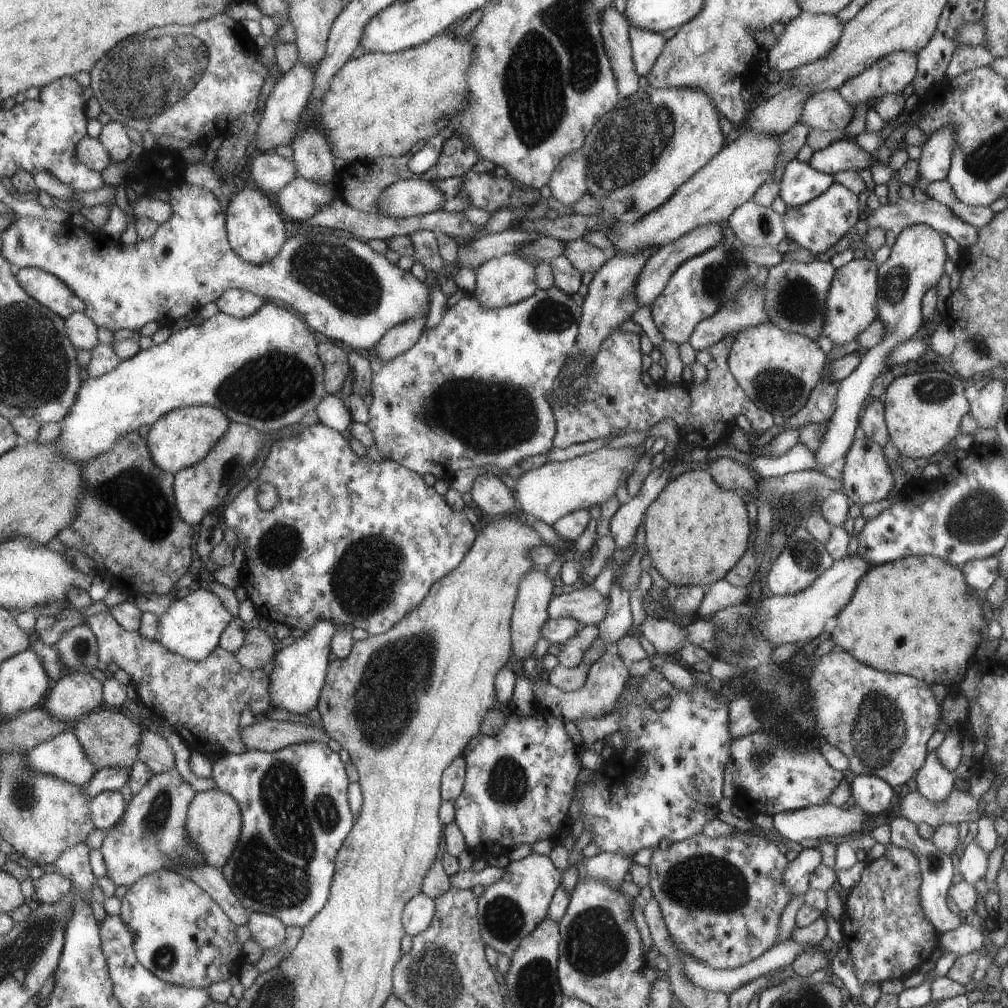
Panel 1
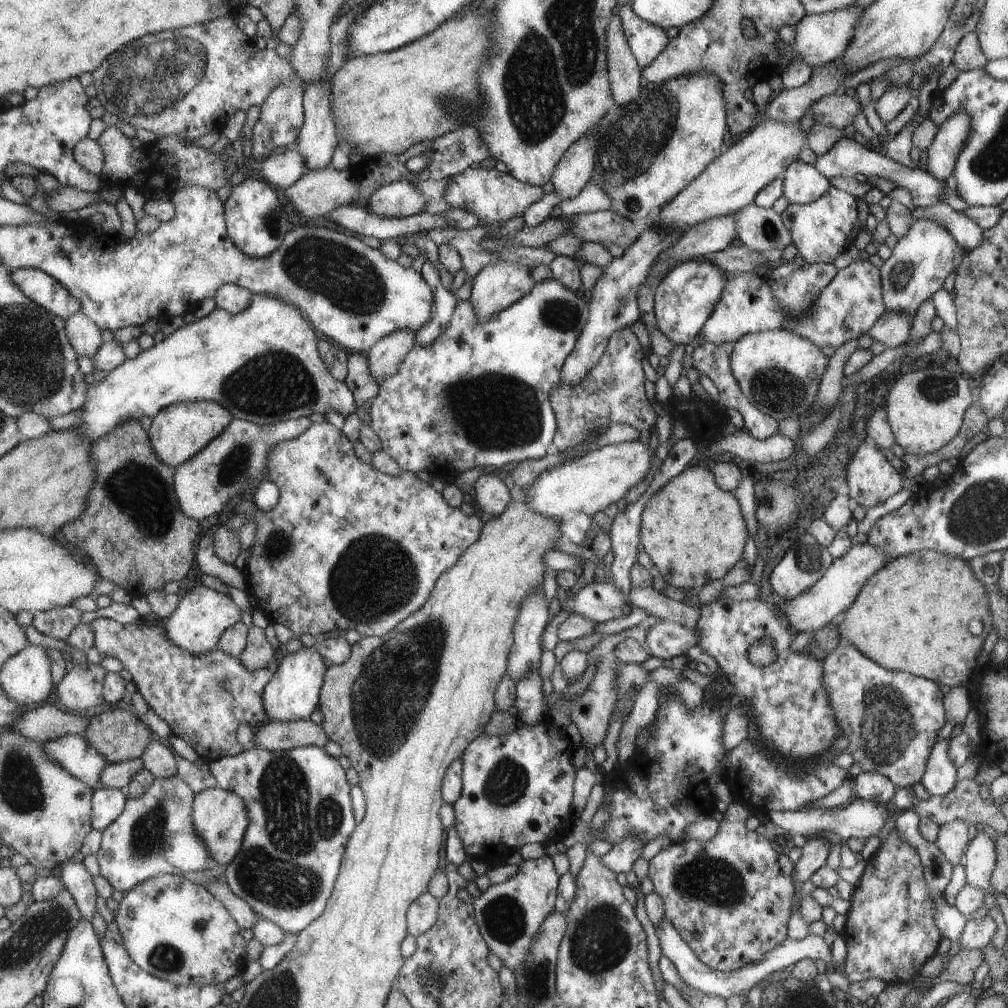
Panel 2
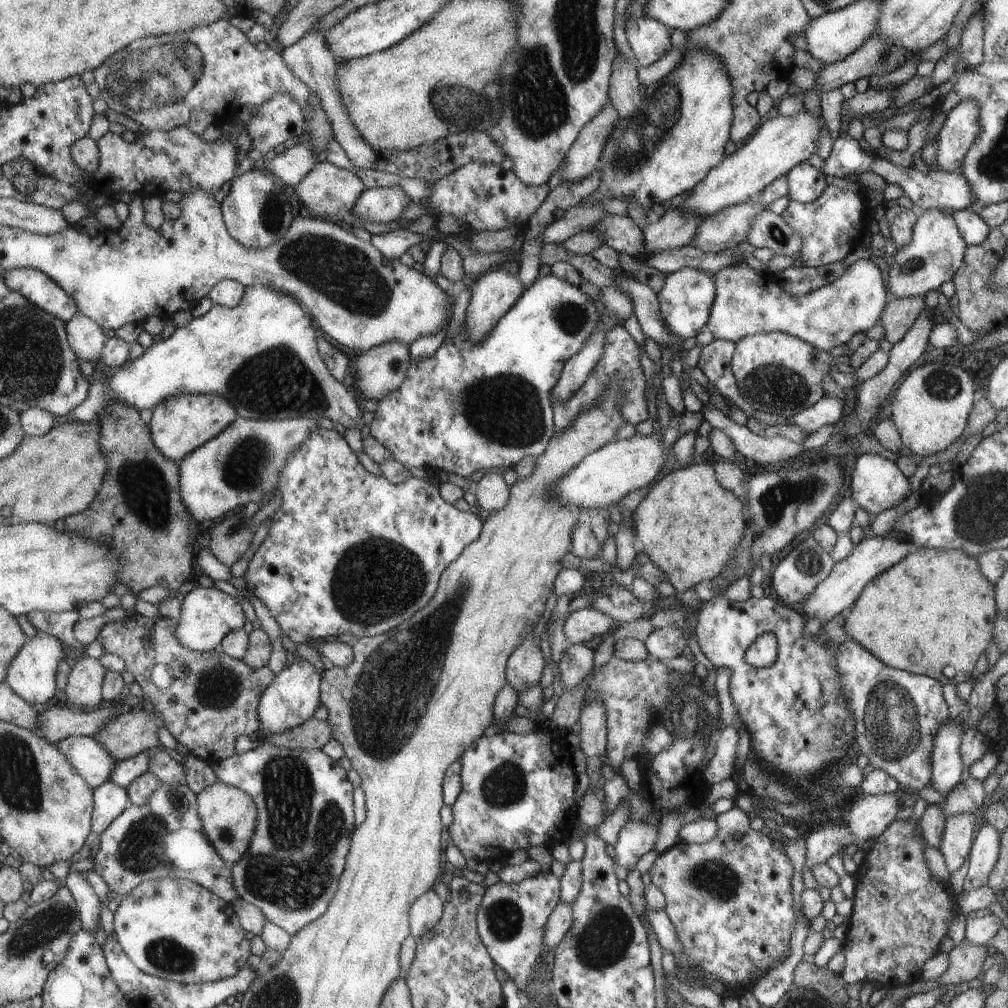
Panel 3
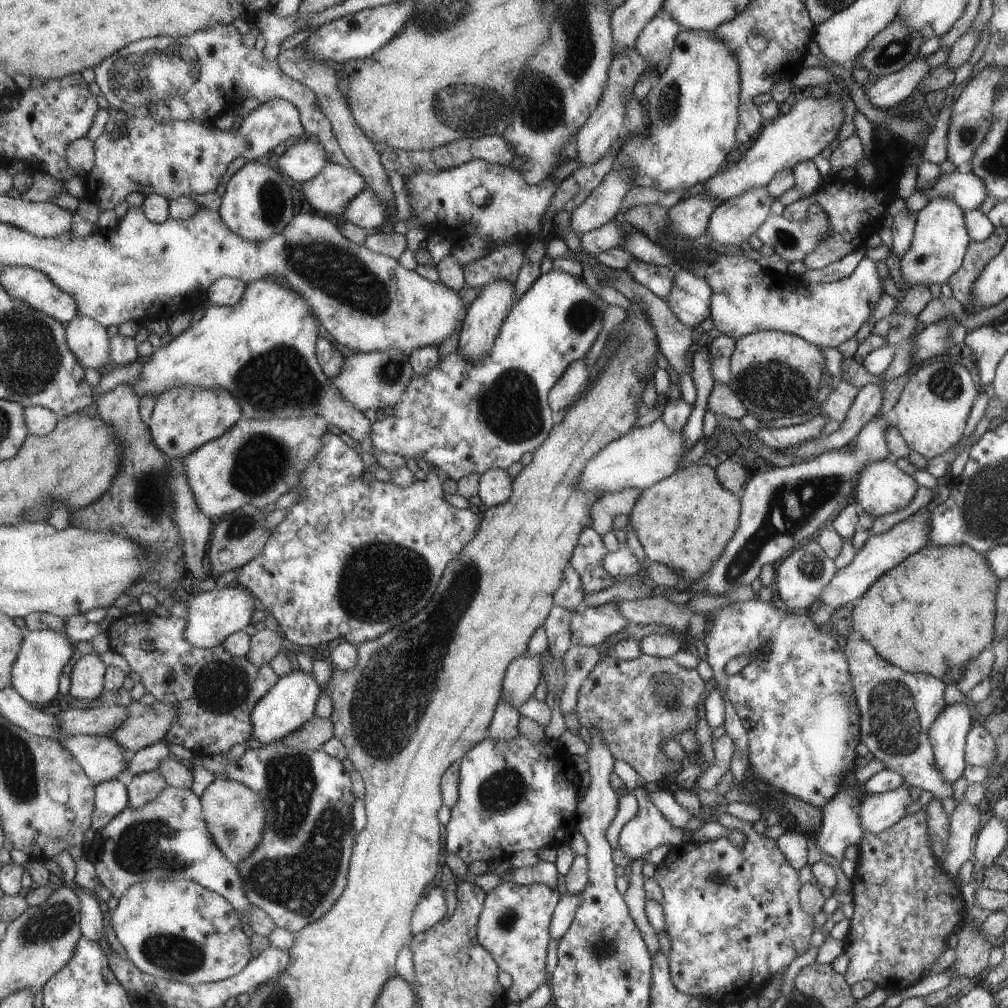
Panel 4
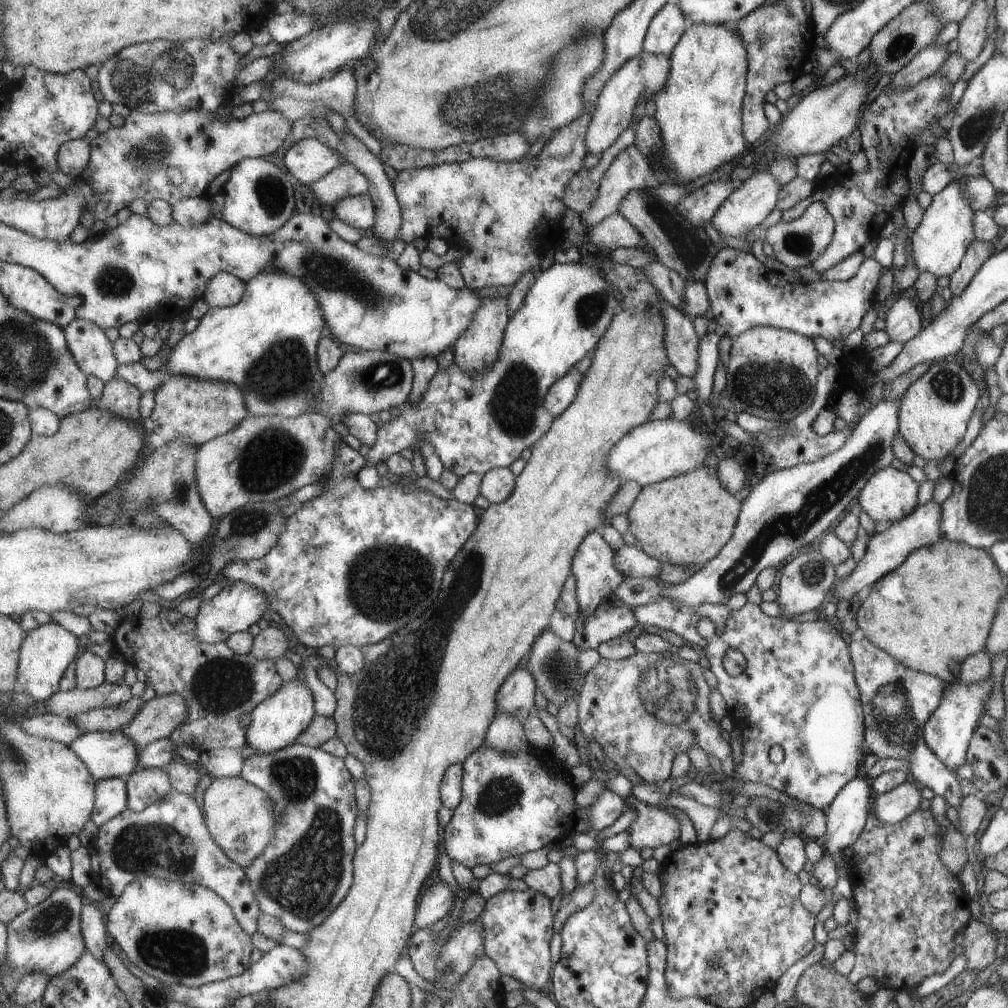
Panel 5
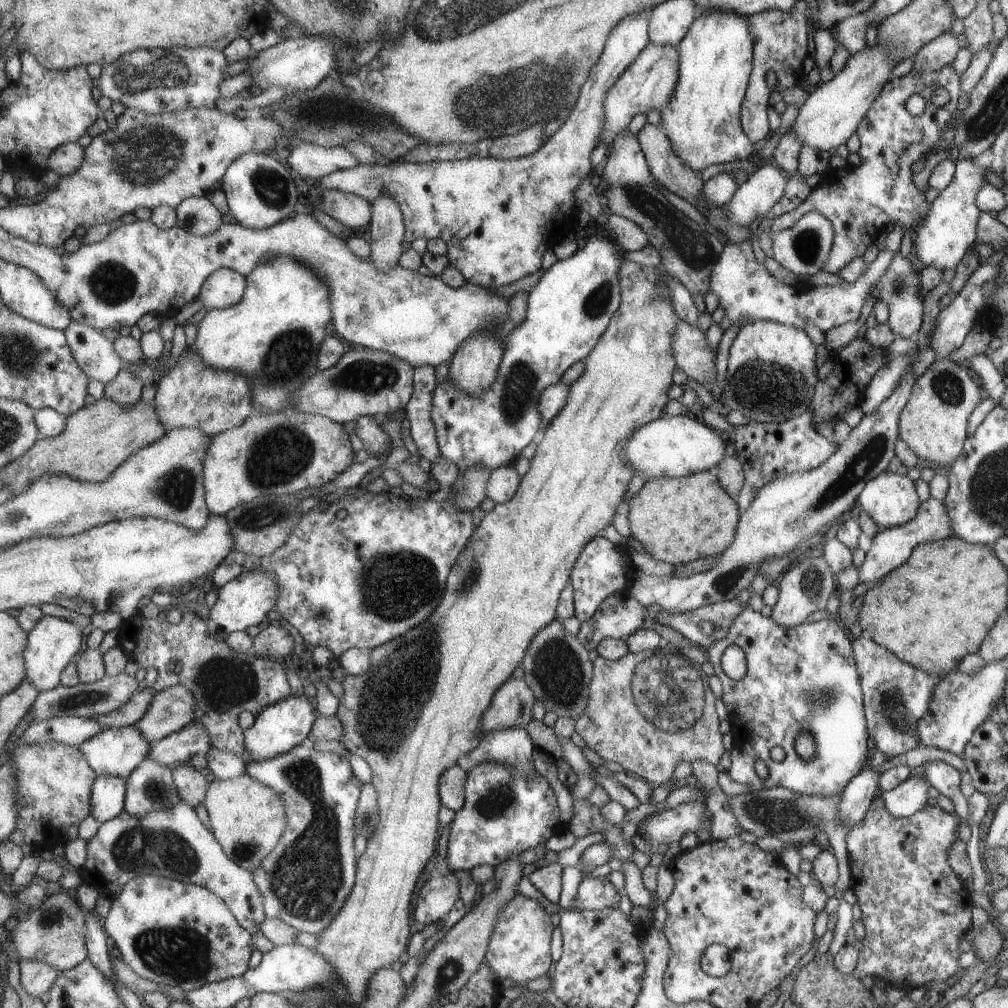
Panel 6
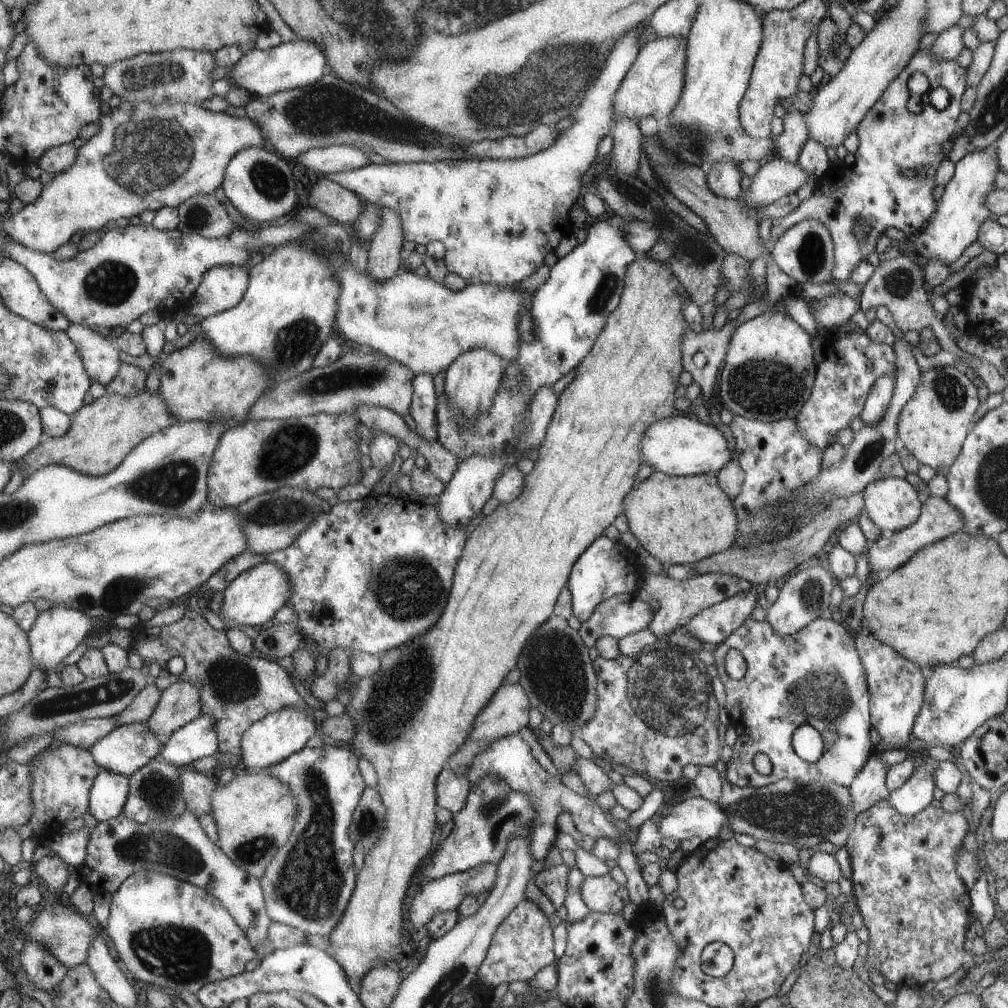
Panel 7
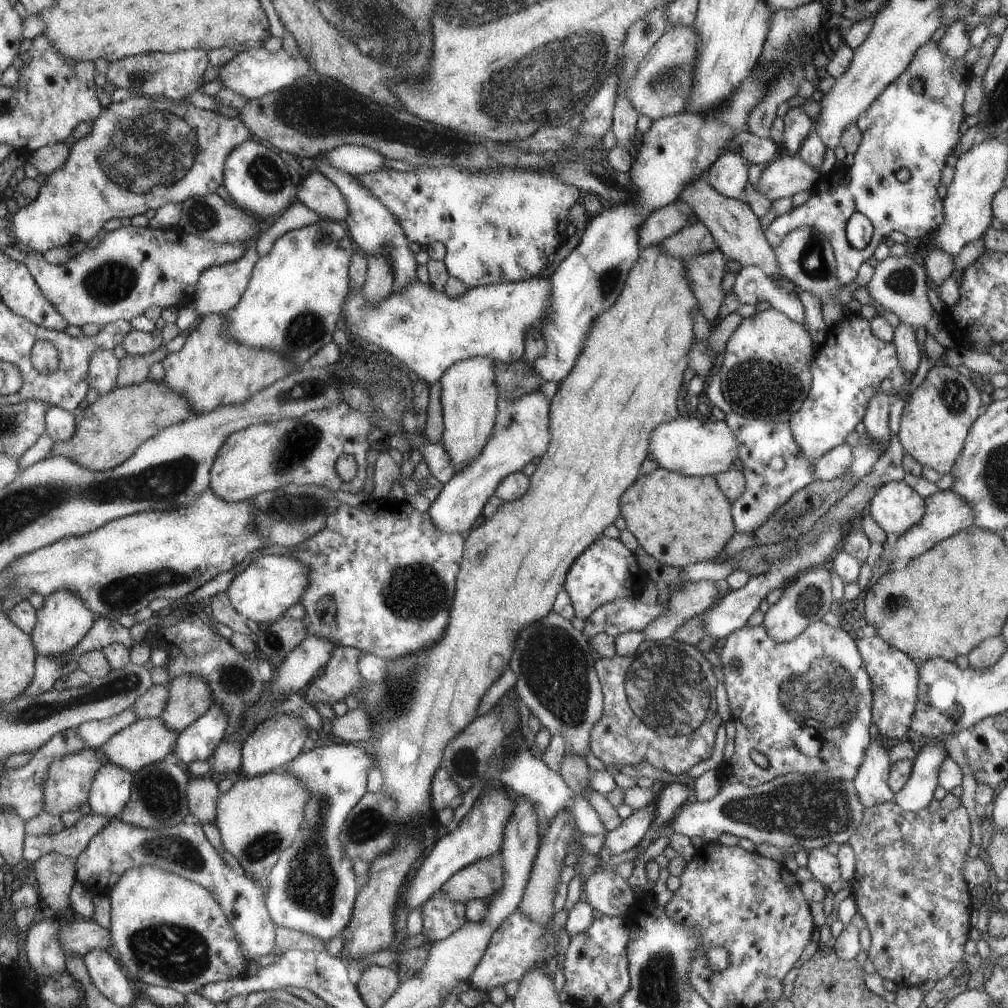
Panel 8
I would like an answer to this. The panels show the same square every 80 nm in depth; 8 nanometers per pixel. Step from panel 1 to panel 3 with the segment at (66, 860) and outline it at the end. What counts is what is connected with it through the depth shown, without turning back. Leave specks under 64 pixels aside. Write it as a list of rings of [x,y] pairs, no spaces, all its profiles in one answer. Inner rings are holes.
[[[82,872],[69,874],[64,885],[69,887],[77,899],[82,911],[83,929],[95,934],[97,928],[101,926],[101,903],[103,900]]]

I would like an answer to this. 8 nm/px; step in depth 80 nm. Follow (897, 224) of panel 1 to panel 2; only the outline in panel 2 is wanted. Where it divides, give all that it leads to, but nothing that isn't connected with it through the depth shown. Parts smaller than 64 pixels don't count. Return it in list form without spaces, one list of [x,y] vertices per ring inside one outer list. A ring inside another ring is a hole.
[[[945,203],[925,208],[915,207],[910,213],[912,217],[917,214],[918,219],[929,219],[946,227],[954,235],[962,250],[971,250],[981,242],[982,228],[979,228],[979,225],[963,211],[955,211]]]

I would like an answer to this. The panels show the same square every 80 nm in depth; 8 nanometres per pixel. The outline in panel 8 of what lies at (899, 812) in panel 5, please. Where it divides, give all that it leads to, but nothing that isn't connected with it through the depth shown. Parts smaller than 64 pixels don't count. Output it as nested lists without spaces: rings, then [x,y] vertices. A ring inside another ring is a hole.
[[[943,739],[923,745],[912,760],[909,780],[894,793],[893,802],[904,811],[915,812],[927,806],[938,785],[938,768],[947,756]]]

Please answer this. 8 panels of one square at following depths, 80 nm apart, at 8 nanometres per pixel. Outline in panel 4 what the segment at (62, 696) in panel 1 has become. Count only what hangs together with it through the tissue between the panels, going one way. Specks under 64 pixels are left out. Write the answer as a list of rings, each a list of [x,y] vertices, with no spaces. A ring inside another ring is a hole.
[[[97,653],[83,655],[74,664],[70,695],[76,699],[93,700],[99,698],[106,688],[107,671],[108,665],[101,660],[101,655],[97,655]]]

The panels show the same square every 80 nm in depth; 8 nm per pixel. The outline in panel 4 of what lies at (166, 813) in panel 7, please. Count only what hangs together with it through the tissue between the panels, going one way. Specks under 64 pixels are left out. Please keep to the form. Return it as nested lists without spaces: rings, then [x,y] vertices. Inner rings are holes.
[[[158,770],[135,775],[128,784],[130,807],[140,809],[147,803],[153,802],[167,786],[166,778]]]

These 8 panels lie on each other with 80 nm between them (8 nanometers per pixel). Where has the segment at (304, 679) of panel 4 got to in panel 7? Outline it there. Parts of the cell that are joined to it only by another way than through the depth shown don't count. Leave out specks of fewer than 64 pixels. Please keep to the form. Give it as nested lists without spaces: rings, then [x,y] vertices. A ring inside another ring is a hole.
[[[291,706],[268,714],[251,725],[243,735],[241,756],[243,763],[248,771],[265,771],[272,765],[278,765],[292,754],[303,750],[305,742],[315,735],[316,731],[313,718],[302,709]]]

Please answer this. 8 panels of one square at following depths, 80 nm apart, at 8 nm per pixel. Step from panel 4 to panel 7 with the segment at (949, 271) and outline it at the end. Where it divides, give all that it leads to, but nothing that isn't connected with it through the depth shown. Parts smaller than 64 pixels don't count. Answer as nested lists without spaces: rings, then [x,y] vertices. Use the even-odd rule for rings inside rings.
[[[992,146],[987,147],[987,149],[992,149],[992,151],[994,152],[994,155],[991,156],[991,158],[985,157],[985,149],[971,150],[966,155],[964,155],[960,160],[957,160],[957,162],[954,163],[953,176],[951,176],[951,180],[949,180],[949,182],[947,182],[947,184],[944,186],[943,194],[938,200],[938,210],[935,212],[934,216],[930,218],[930,222],[927,224],[927,226],[925,226],[923,230],[921,230],[919,233],[913,236],[914,248],[921,256],[923,256],[923,258],[926,258],[927,260],[937,259],[941,262],[944,262],[948,266],[949,264],[951,264],[951,262],[953,262],[954,260],[959,258],[959,256],[961,256],[961,252],[963,252],[963,250],[965,250],[965,248],[967,248],[967,246],[969,246],[971,242],[977,240],[980,226],[983,224],[985,220],[989,219],[990,216],[987,206],[984,205],[984,201],[986,200],[988,194],[995,190],[993,186],[993,180],[995,180],[995,175],[999,170],[998,158],[995,156],[995,150],[993,150]]]

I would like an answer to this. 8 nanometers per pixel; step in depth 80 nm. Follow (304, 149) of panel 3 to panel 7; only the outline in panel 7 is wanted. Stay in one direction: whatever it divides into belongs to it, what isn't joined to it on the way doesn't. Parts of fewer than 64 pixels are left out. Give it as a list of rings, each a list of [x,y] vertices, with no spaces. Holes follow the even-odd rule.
[[[347,145],[307,149],[297,161],[301,162],[305,168],[314,171],[317,176],[352,171],[371,164],[362,150]]]

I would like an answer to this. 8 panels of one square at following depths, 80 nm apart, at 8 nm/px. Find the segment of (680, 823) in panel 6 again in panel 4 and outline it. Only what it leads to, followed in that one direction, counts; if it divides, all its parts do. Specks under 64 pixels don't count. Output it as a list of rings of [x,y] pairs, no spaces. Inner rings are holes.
[[[640,782],[632,792],[636,796],[637,811],[621,827],[617,840],[617,848],[633,861],[646,852],[683,844],[681,841],[683,829],[672,827],[665,820],[659,810],[647,800],[643,787],[647,785]]]

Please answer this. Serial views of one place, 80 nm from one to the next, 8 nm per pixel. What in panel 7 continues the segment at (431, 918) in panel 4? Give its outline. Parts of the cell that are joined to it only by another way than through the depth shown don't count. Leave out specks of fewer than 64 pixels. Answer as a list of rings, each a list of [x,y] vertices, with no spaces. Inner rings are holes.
[[[493,863],[476,864],[470,869],[448,874],[421,886],[410,902],[408,917],[411,928],[423,928],[435,911],[457,908],[465,894],[474,894],[480,899],[494,885],[496,868],[497,865]]]

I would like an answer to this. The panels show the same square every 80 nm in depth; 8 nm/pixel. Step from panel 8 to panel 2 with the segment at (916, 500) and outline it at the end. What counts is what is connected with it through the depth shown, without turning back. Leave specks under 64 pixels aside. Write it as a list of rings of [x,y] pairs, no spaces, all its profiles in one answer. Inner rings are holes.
[[[868,440],[862,442],[846,466],[848,496],[864,508],[885,502],[901,490],[901,476]]]

